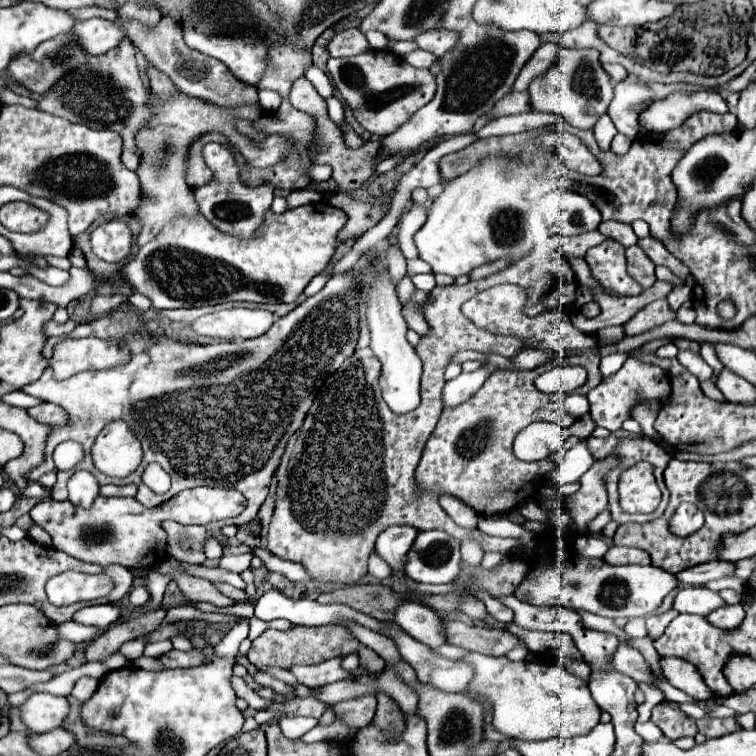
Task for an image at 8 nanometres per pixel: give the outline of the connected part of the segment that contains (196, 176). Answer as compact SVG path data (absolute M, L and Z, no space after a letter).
M206 132L202 136L198 136L190 148L188 148L188 166L190 166L190 174L186 174L186 182L188 186L204 186L206 182L210 182L212 174L210 174L210 168L206 166L204 158L202 158L202 148L204 144L208 142L222 142L226 144L226 136L224 134L218 134L218 132Z

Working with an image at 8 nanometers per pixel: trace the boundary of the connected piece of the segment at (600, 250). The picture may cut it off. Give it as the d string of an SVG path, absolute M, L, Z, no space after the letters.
M604 240L602 244L590 248L584 260L590 266L592 278L604 288L614 290L624 296L638 296L642 286L626 272L626 248L614 240Z

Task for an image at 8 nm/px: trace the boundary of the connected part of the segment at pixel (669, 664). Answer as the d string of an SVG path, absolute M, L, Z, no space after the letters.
M662 658L662 672L668 678L668 682L690 694L692 698L710 698L710 690L706 690L702 676L698 674L698 668L682 658Z

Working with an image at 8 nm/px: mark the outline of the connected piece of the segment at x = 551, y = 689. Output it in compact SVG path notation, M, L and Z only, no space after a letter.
M468 652L462 658L474 670L466 692L482 694L492 704L492 726L514 740L544 740L552 736L572 738L588 734L600 722L600 708L590 698L588 684L568 674L558 664L512 662L506 656Z

